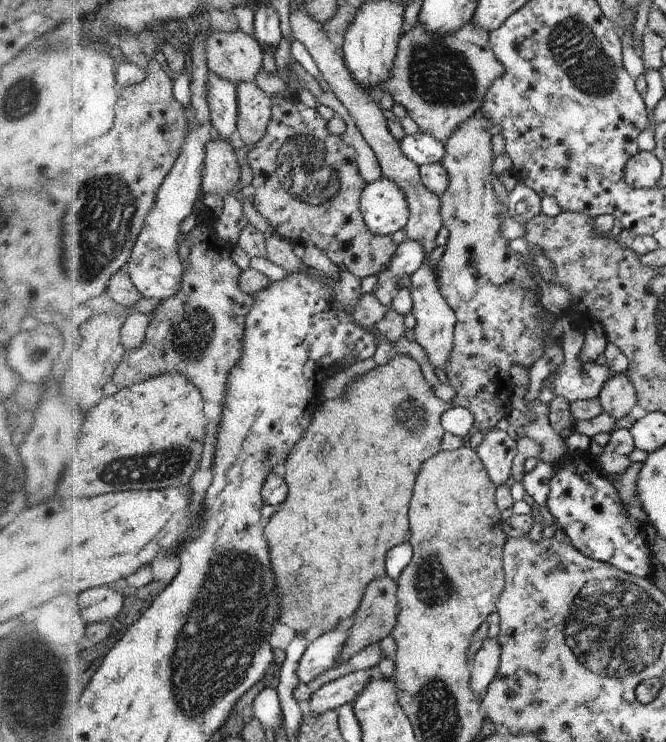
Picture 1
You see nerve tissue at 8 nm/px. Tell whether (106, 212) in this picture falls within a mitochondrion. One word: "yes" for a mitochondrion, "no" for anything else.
yes

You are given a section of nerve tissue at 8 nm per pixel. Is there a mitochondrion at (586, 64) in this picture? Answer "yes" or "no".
yes

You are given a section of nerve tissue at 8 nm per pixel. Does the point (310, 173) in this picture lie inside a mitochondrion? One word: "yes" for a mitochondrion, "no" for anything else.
yes

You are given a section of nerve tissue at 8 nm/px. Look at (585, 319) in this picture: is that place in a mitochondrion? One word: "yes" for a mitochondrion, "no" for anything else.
no

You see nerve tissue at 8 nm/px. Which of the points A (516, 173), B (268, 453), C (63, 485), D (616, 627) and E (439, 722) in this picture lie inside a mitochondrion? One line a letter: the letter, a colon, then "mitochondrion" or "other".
A: other
B: mitochondrion
C: other
D: mitochondrion
E: mitochondrion

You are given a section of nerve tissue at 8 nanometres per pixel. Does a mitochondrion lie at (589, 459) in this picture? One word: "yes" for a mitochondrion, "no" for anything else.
no

